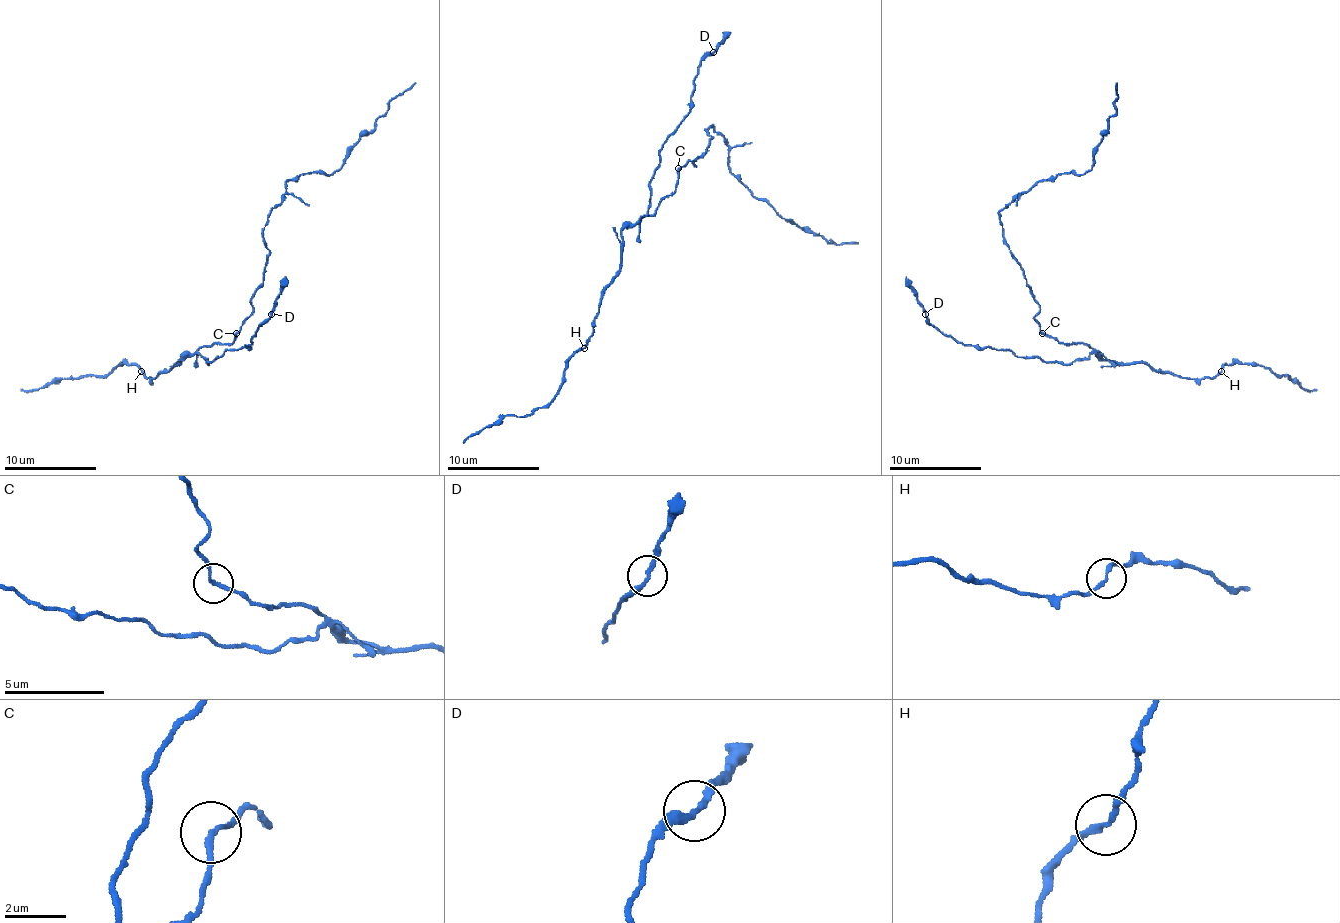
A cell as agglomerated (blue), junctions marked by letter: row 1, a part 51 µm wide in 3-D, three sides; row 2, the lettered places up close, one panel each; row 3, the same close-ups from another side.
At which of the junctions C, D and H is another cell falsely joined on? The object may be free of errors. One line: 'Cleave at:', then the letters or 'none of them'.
Cleave at: none of them

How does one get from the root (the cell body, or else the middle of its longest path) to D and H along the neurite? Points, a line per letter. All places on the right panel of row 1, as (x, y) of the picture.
D: (1044, 333), (1092, 349), (1071, 363), (1023, 359), (1009, 349), (957, 342), (925, 315)
H: (1044, 333), (1060, 342), (1083, 342), (1106, 361), (1145, 363), (1152, 370), (1191, 379), (1214, 377), (1221, 370)

